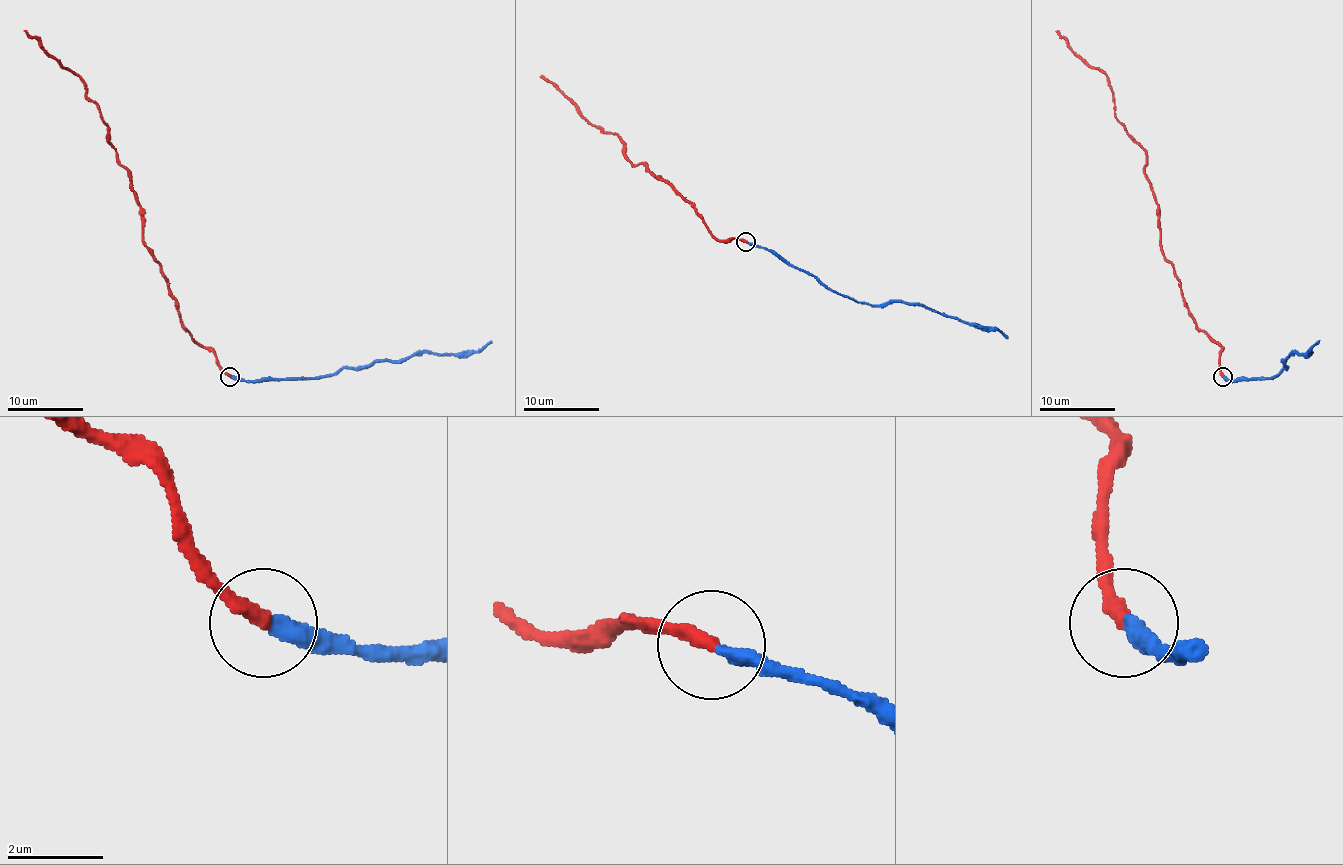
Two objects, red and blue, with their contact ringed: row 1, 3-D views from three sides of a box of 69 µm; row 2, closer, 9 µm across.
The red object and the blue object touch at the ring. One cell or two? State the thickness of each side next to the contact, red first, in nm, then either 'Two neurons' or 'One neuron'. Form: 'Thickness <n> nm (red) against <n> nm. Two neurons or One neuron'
Thickness 320 nm (red) against 320 nm. One neuron

